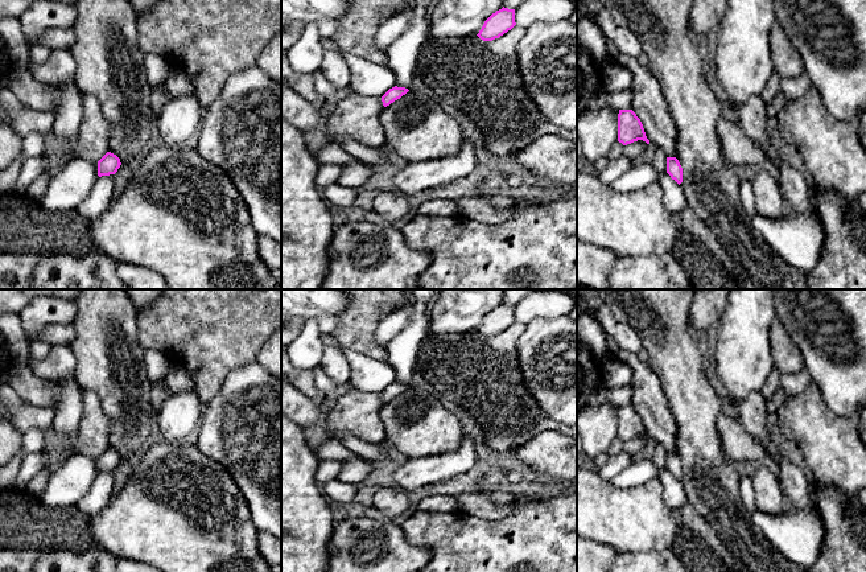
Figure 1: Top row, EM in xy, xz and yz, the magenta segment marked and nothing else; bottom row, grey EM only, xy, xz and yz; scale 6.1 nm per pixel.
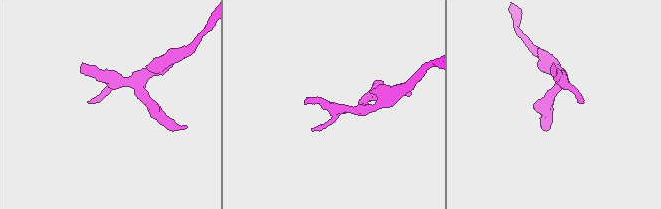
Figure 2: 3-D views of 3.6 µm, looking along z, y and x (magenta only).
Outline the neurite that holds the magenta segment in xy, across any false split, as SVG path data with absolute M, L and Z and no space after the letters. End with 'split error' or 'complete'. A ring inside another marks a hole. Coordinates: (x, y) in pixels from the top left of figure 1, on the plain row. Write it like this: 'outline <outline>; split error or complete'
outline M107 448L98 457L98 472L102 473L102 472L115 470L120 464L120 461L121 461L120 454L116 450Z; complete

